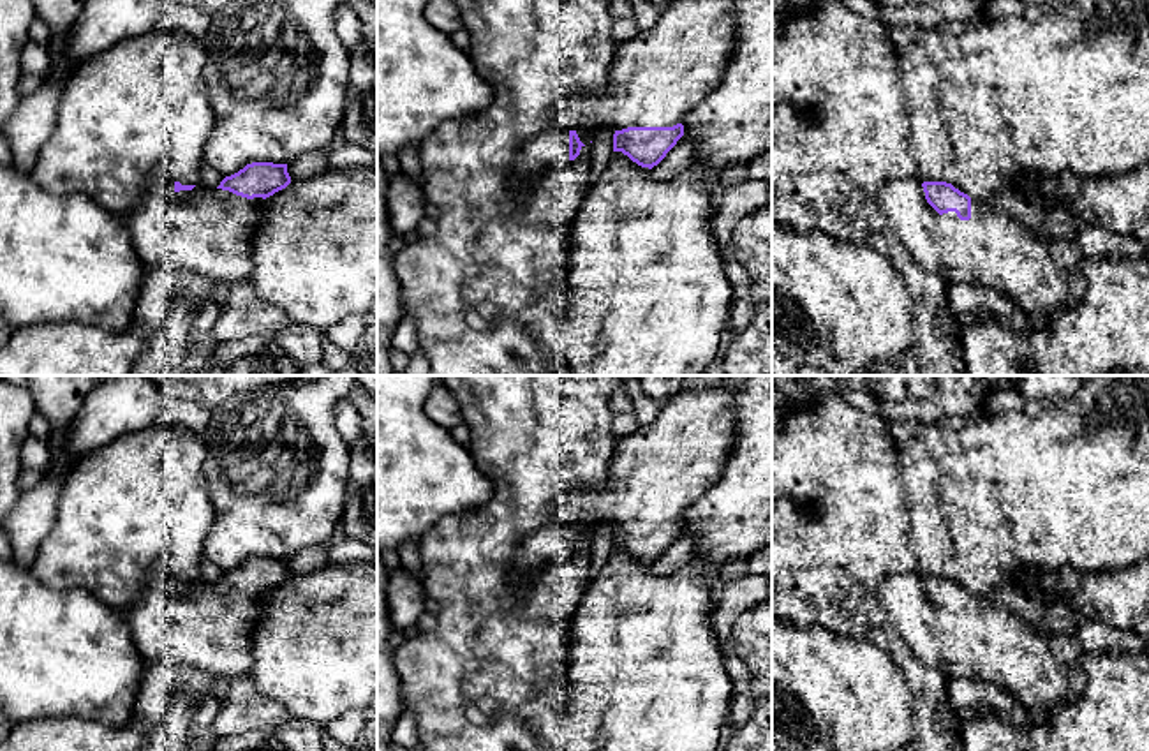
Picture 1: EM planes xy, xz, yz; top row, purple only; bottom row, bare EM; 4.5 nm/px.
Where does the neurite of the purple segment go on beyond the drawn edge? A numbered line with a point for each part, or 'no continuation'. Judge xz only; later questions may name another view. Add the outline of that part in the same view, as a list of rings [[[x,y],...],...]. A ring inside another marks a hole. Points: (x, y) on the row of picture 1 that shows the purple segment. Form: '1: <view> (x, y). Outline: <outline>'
1: xz (654, 80). Outline: [[[673,0],[656,25],[617,46],[608,69],[608,85],[597,97],[574,95],[557,115],[555,125],[525,143],[515,157],[509,182],[523,190],[546,169],[569,160],[569,132],[612,127],[673,127],[710,95],[728,67],[737,44],[737,0]]]

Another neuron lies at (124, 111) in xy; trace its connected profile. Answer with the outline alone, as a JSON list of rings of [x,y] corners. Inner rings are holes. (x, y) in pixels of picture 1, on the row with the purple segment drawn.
[[[164,25],[85,58],[62,90],[56,122],[39,150],[32,180],[51,194],[90,196],[120,219],[160,169],[182,185],[199,185],[204,141],[215,122],[203,79],[204,60],[201,41]]]

